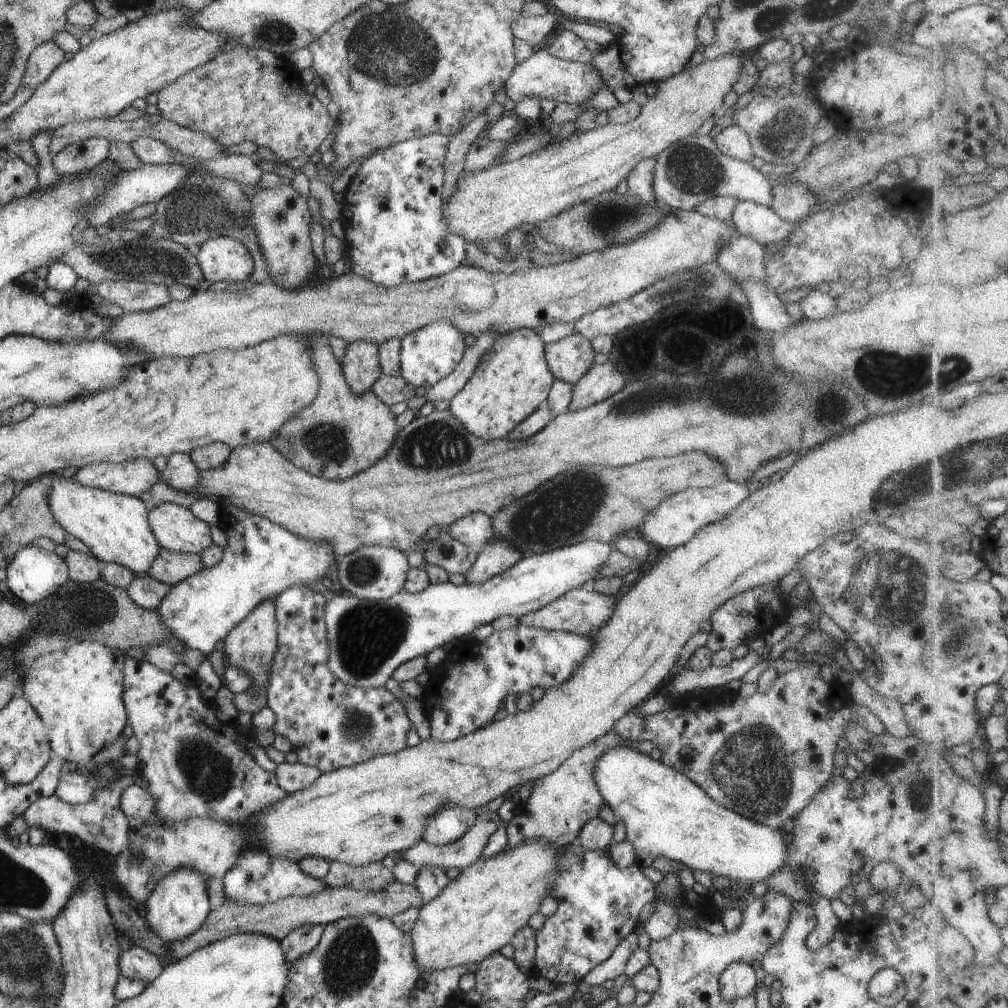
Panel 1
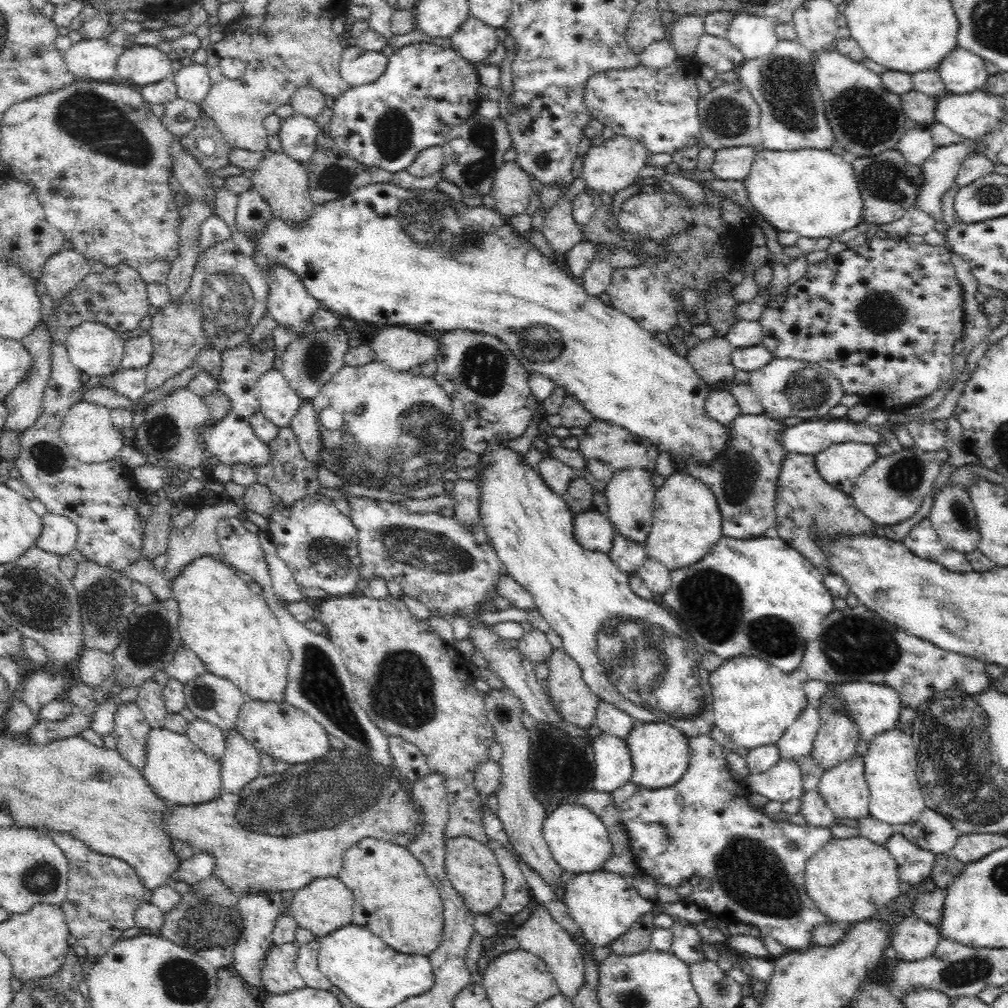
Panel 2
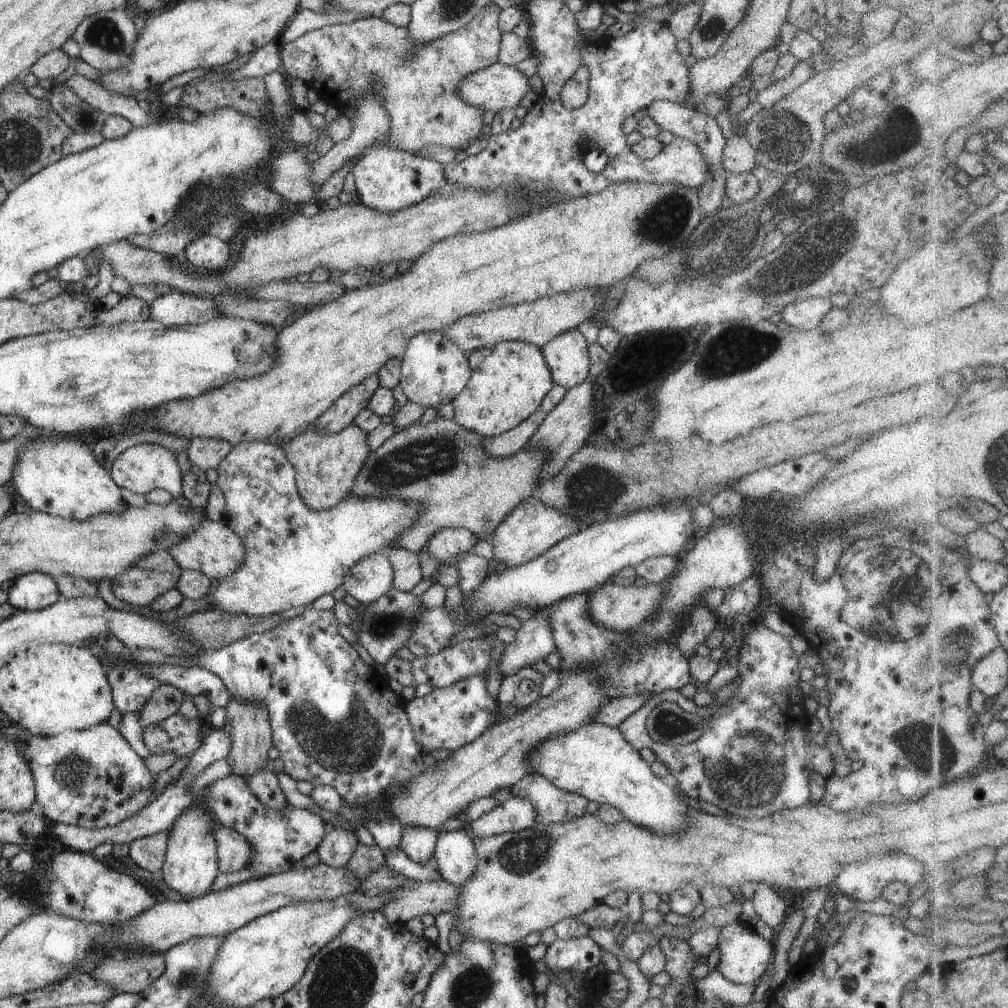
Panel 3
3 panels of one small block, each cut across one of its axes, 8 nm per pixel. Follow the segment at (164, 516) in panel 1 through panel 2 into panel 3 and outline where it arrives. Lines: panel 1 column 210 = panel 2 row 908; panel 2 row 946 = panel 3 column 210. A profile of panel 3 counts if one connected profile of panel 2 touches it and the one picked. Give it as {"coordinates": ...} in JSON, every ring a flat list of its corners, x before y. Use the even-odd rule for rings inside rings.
{"coordinates":[[204,518,198,523,196,530,185,539,182,539,177,545,170,547,169,555,181,570,193,570,201,572,209,579,223,579,230,576,238,567,242,566,245,557,245,550,242,541,233,533,226,524,225,520,212,522]]}

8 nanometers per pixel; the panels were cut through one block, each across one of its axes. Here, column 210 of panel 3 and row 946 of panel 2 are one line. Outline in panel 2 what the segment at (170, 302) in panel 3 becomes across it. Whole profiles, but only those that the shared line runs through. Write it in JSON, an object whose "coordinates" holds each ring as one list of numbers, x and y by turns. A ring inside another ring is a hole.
{"coordinates":[[310,942,302,944,298,948,298,958,295,964,298,975,305,981,306,987,322,991,330,991,333,986,326,976,323,976,319,970,319,942]]}

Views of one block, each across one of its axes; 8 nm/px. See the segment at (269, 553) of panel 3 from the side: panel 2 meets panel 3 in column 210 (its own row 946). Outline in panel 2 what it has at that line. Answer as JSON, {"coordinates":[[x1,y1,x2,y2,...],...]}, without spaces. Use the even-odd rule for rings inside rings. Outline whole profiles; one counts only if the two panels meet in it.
{"coordinates":[[604,870,572,875,565,880,561,901,587,945,608,947,620,938,644,914,651,912,653,903,638,894,630,879]]}

